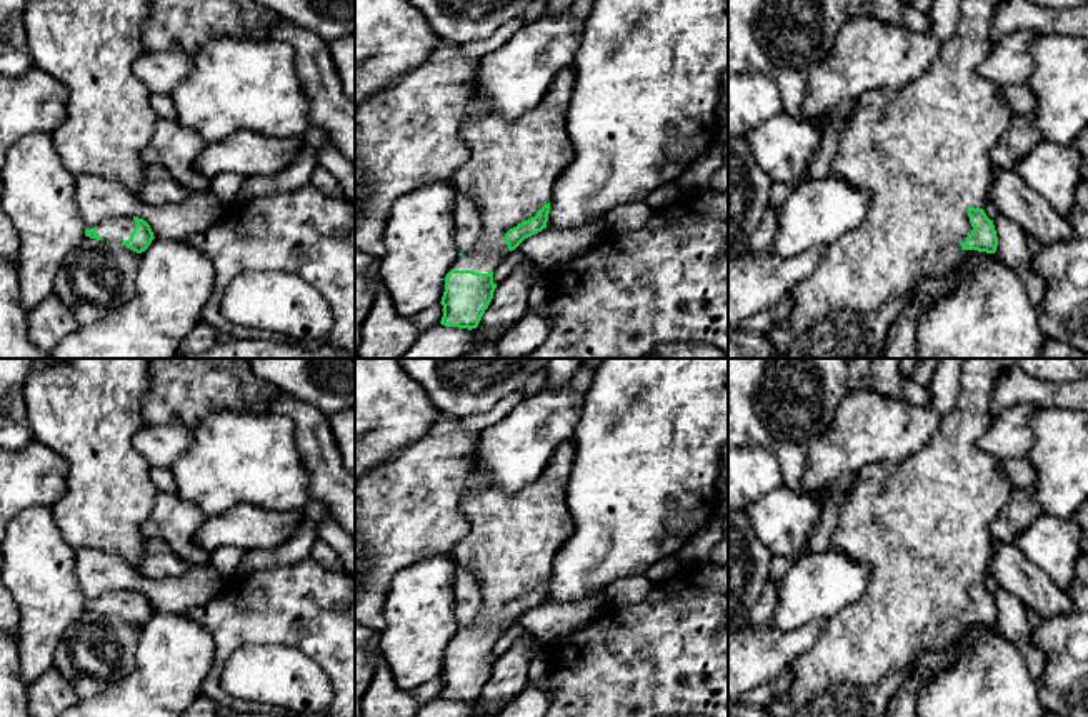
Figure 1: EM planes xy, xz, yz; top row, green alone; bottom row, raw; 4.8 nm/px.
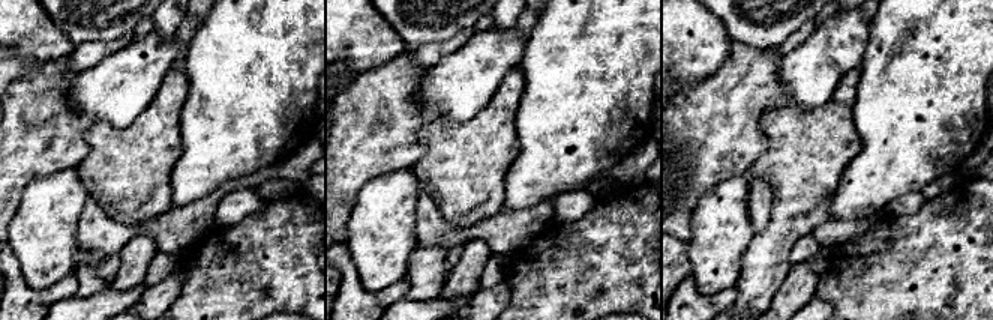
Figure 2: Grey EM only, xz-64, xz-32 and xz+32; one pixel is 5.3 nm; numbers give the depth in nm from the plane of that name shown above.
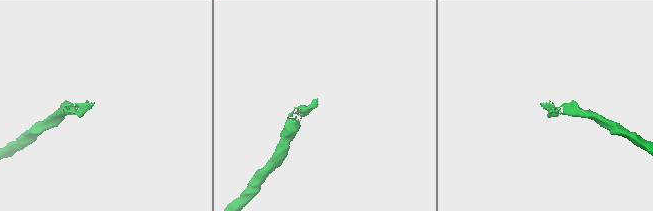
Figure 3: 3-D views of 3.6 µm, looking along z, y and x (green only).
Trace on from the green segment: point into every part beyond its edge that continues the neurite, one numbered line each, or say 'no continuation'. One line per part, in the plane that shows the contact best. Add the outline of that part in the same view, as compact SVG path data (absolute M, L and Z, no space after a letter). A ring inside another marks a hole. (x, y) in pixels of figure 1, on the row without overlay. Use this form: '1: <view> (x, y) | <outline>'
1: xz (510, 547) | M561 442L542 475L522 490L505 495L477 482L462 500L468 534L448 554L473 574L482 612L472 627L458 629L452 644L493 645L510 627L505 607L532 592L551 574L555 557L575 524L566 487L575 442Z

